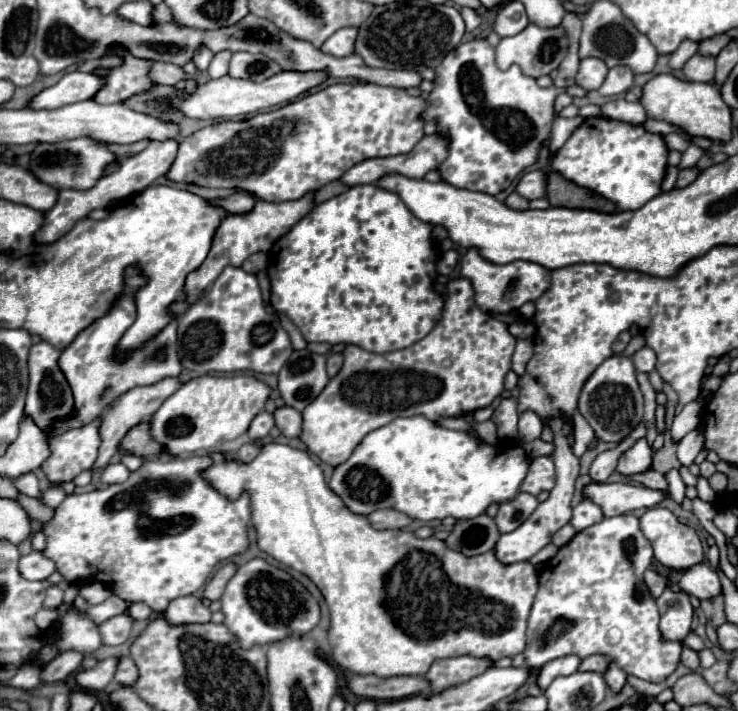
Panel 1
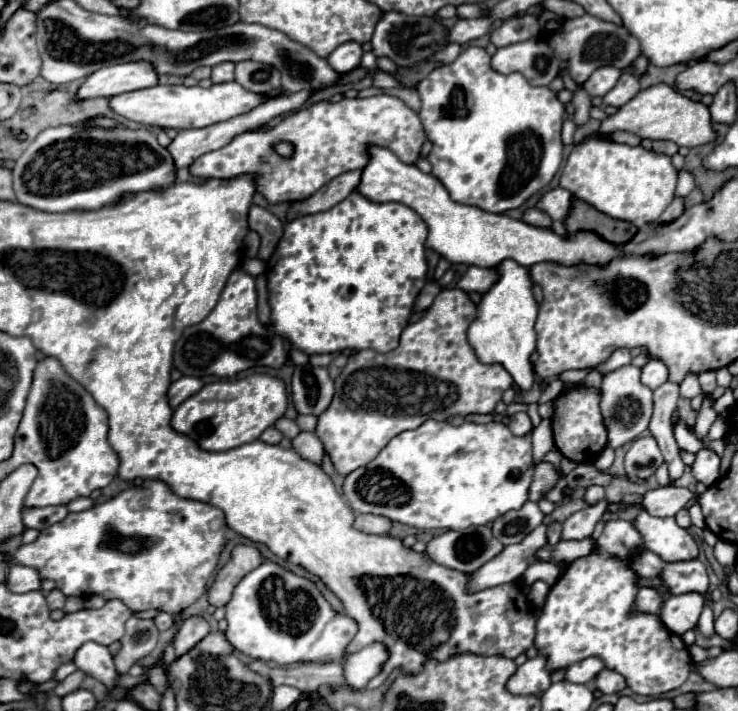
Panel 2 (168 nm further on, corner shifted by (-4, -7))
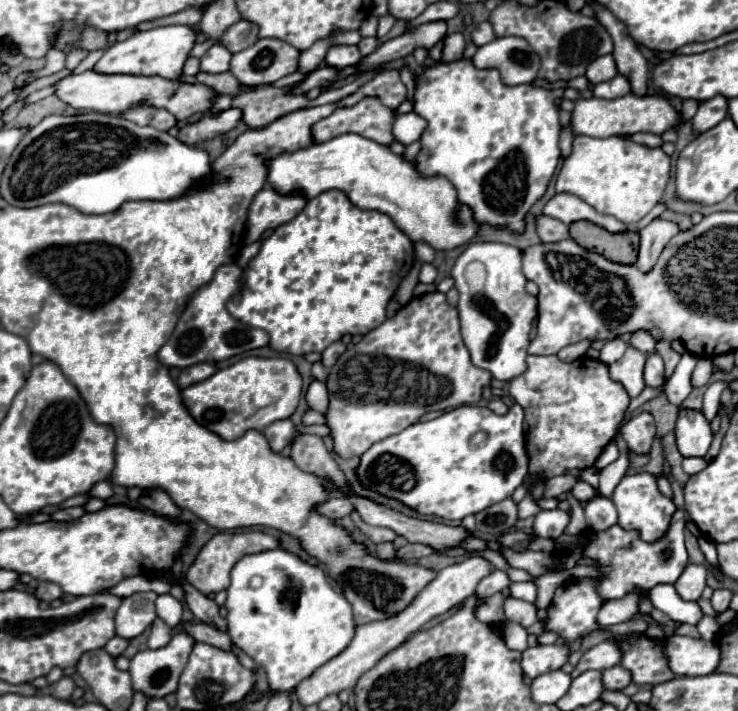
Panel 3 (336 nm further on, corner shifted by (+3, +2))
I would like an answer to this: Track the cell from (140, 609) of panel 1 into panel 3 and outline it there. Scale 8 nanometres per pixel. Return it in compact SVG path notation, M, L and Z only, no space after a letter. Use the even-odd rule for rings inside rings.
M156 618L152 622L152 628L150 628L148 648L162 648L164 644L168 644L170 636L172 636L172 628L162 618Z

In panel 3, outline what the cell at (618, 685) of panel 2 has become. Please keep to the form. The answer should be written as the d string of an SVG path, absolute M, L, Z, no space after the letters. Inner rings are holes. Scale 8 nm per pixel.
M612 666L602 672L602 684L606 690L622 690L632 682L632 676L622 666Z

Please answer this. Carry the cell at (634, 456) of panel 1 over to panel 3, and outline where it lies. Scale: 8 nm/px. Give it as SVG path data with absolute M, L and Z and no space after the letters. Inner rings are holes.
M648 412L630 418L622 428L622 438L626 440L628 450L632 454L648 454L654 442L654 434L656 434L654 418Z

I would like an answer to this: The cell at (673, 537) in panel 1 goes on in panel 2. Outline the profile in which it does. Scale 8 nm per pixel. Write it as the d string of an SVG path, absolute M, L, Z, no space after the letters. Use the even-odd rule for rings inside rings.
M641 509L633 525L641 533L645 549L653 551L663 561L675 563L697 557L699 549L695 539L677 525L675 517L653 517Z

